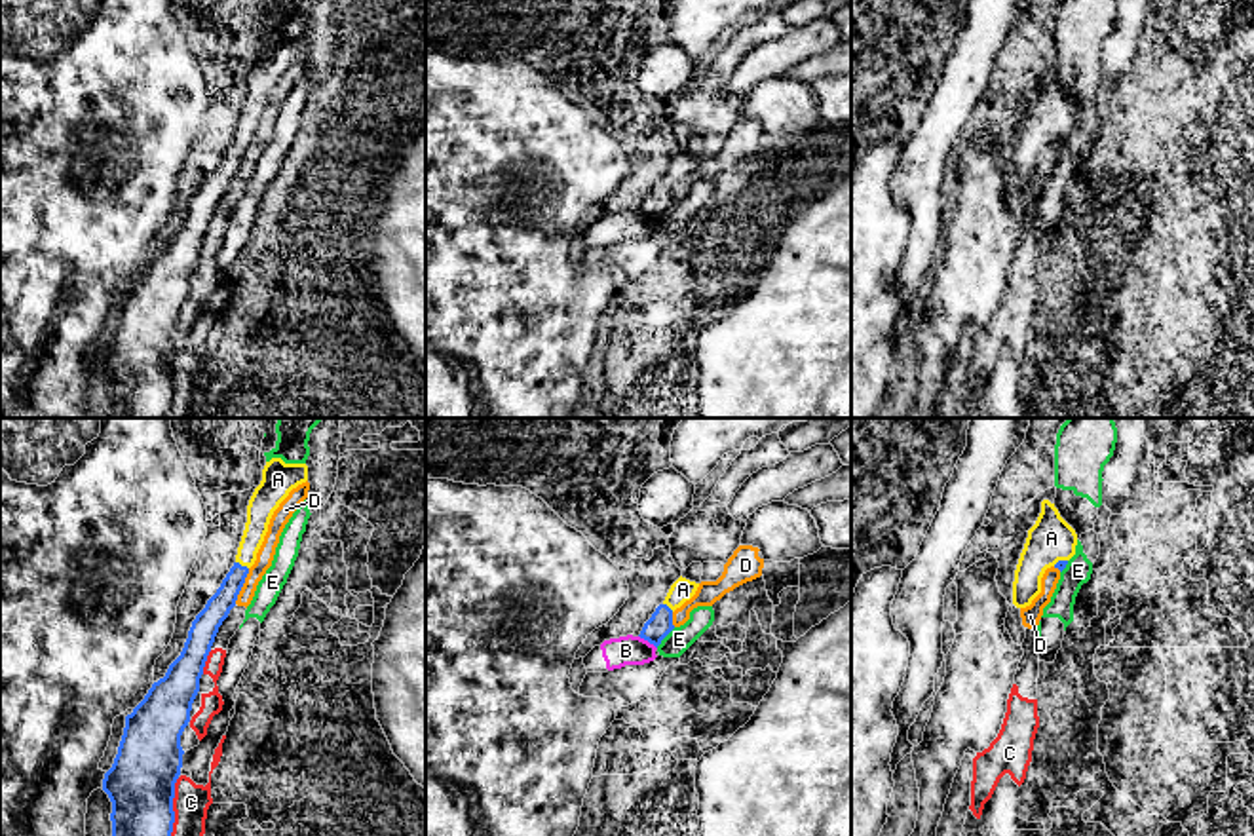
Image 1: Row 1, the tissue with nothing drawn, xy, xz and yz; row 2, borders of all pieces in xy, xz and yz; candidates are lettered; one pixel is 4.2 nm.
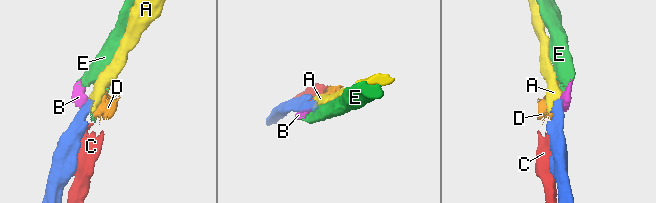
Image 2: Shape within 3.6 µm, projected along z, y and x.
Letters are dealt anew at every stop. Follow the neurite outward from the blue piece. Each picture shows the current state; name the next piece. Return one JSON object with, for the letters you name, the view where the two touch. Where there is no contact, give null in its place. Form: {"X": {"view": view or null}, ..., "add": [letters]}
{"A": {"view": "xy"}, "add": ["A"]}

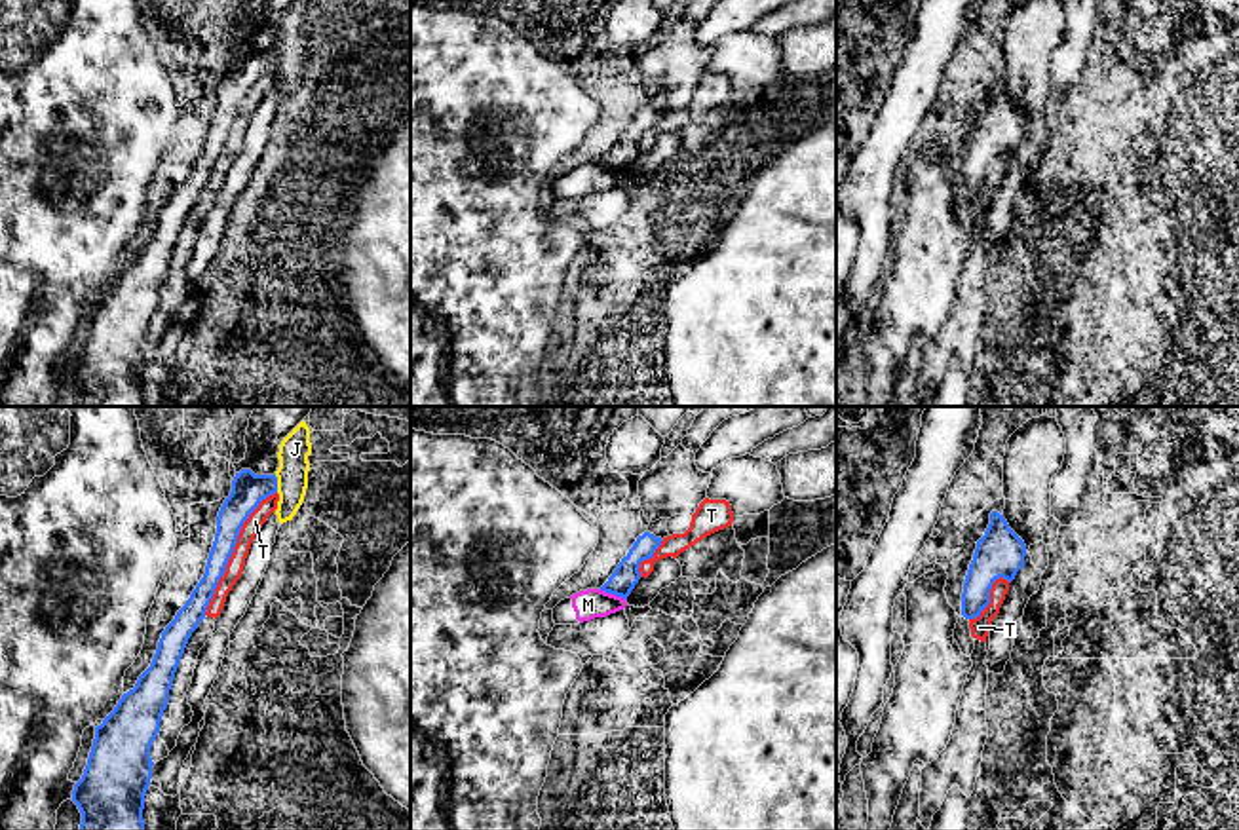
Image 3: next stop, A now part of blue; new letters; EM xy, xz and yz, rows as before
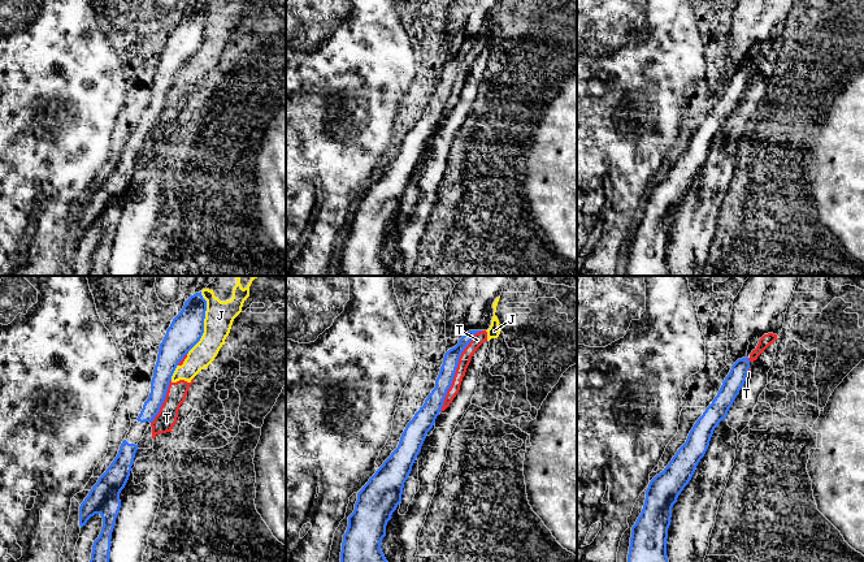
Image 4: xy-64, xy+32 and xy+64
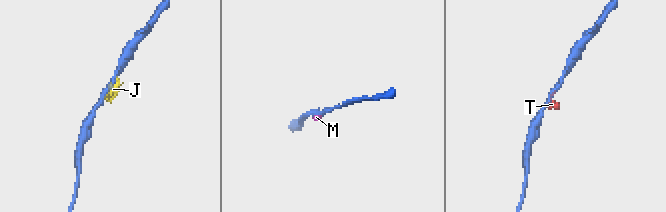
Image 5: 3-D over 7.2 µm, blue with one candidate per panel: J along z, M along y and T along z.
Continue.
{"add": []}

